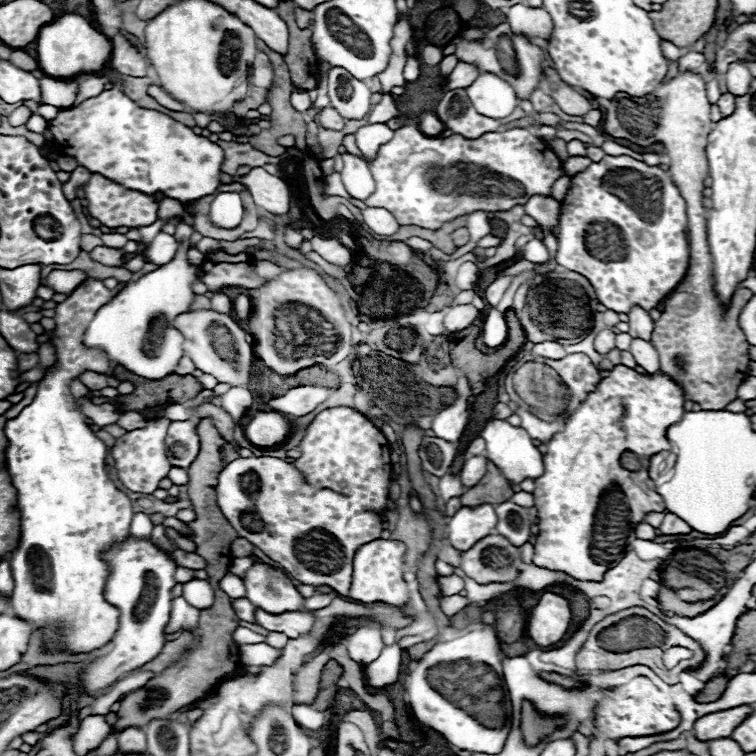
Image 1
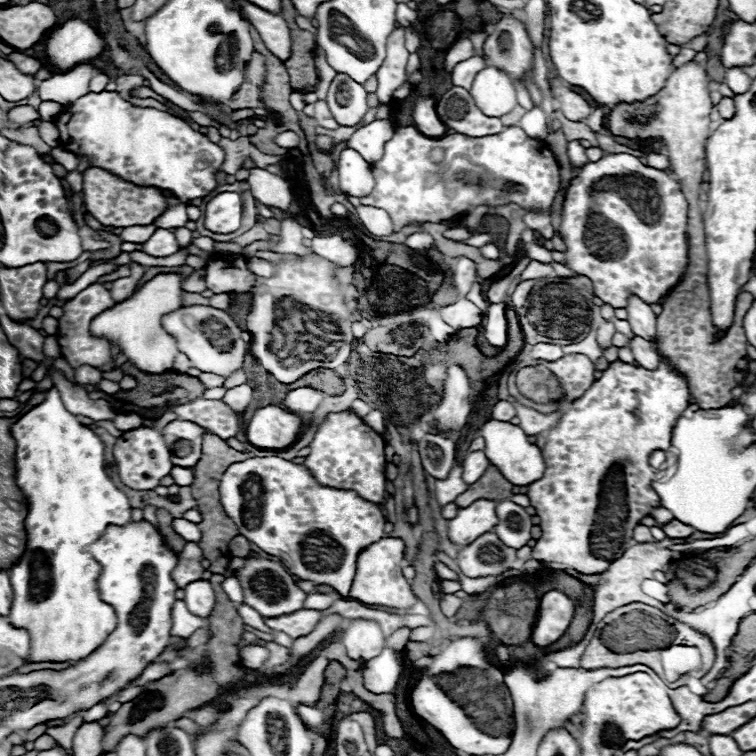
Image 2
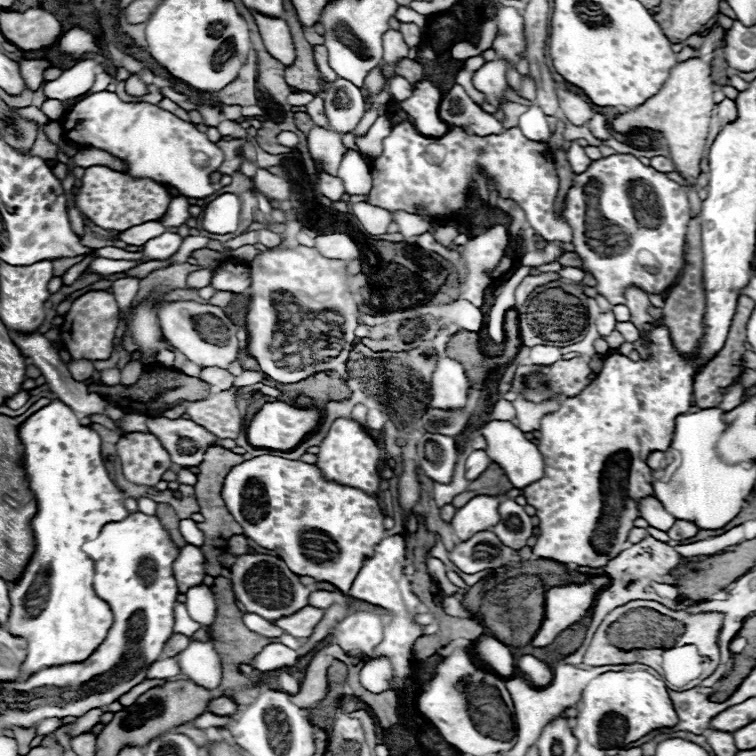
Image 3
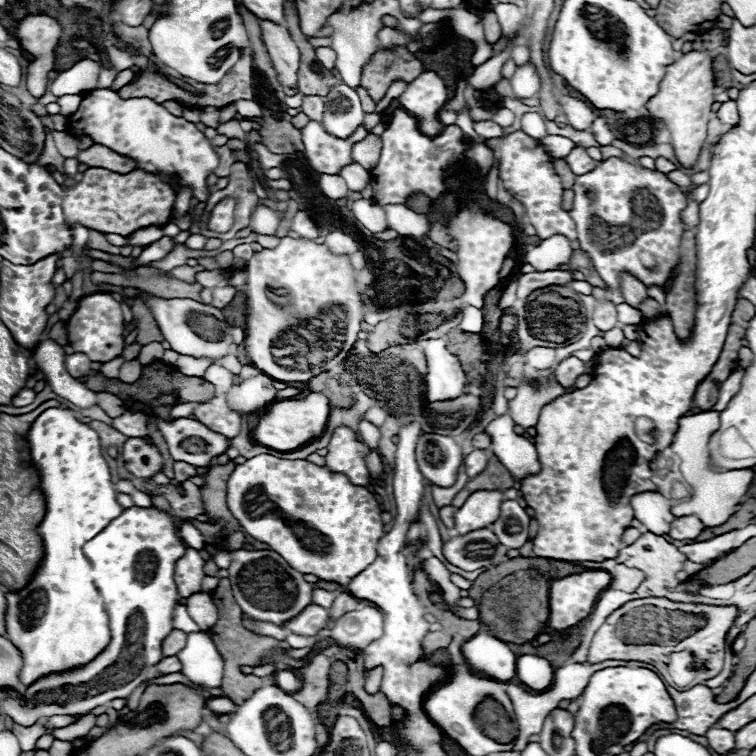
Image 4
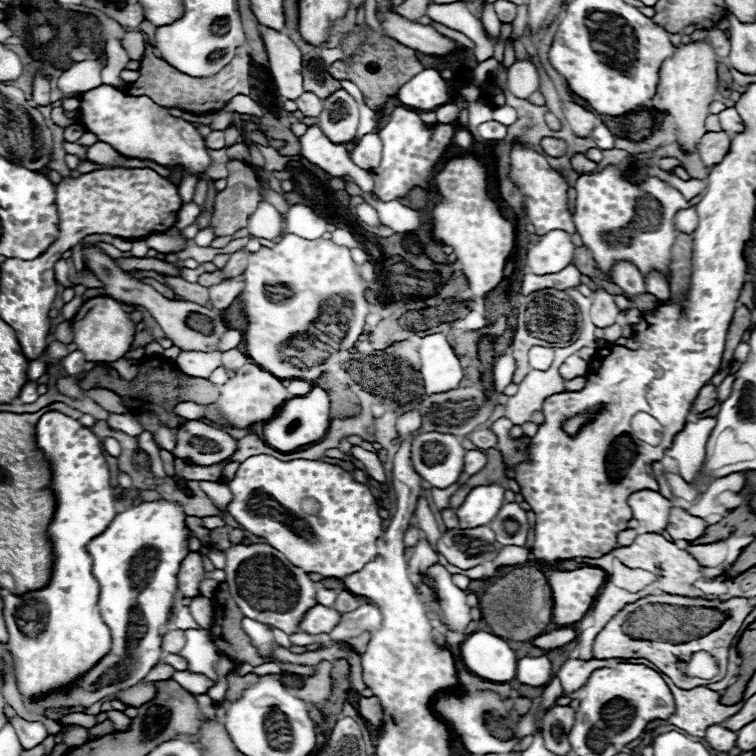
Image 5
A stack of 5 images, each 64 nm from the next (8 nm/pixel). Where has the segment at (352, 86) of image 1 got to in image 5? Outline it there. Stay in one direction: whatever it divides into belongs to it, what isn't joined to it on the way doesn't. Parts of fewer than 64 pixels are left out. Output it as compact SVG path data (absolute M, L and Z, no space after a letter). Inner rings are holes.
M338 90L328 100L324 100L318 126L334 144L344 144L356 138L358 118L360 114L356 100L346 90Z

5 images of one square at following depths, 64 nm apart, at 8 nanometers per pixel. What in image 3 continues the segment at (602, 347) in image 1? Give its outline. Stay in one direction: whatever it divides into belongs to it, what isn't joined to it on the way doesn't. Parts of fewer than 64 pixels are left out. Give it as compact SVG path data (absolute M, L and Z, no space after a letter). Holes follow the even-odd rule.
M608 310L608 312L602 312L596 320L596 328L600 332L602 338L606 338L614 328L616 328L616 318L614 318L614 312Z

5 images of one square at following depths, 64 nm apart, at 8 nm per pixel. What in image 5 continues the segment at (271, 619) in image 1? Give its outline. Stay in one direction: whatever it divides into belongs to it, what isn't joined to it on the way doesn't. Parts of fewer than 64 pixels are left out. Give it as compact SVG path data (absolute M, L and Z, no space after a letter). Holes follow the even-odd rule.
M316 604L314 608L310 608L304 616L304 620L300 622L300 632L308 632L308 634L322 634L322 632L332 632L332 628L340 622L340 612L336 612L334 608L326 608L322 604Z

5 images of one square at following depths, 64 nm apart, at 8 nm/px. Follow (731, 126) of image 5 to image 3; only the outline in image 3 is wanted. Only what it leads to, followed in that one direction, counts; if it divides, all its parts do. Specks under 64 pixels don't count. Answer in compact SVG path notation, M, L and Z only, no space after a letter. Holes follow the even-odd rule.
M724 98L724 100L718 104L718 118L724 120L724 122L732 122L732 120L736 120L736 116L738 116L738 112L736 112L736 102Z

